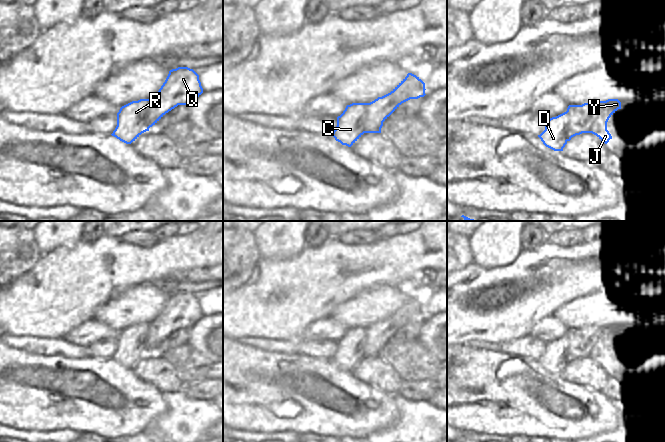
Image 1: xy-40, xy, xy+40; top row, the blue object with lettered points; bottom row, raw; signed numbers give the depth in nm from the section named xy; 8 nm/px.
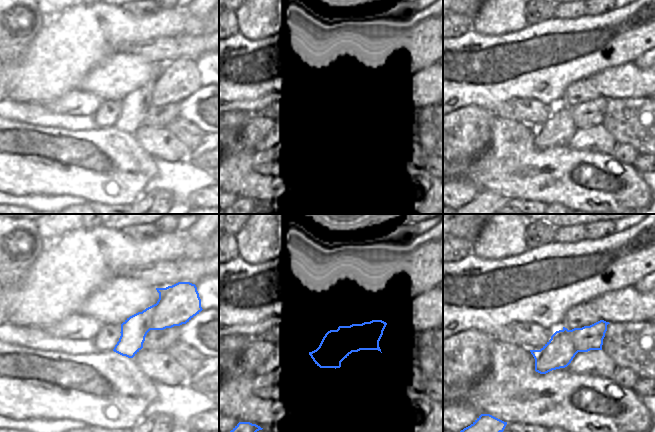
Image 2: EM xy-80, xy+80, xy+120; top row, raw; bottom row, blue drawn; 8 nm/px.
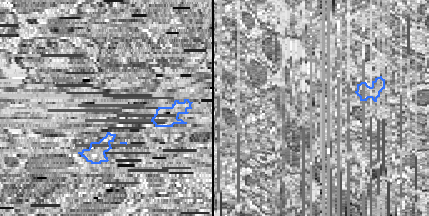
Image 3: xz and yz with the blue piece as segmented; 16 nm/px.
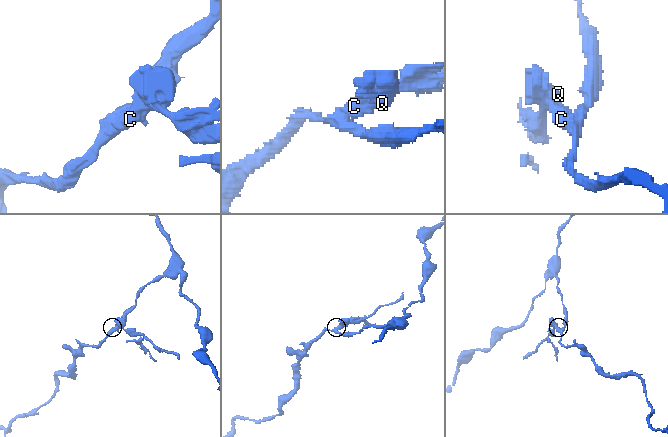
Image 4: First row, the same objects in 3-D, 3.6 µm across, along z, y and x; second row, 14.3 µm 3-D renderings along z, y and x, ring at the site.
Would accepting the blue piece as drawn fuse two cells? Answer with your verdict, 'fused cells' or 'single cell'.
fused cells

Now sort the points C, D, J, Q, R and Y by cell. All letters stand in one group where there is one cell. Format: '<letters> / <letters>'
C J Q R Y / D

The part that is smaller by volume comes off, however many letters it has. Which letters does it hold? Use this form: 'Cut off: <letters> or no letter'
Cut off: C, J, Q, R, Y

